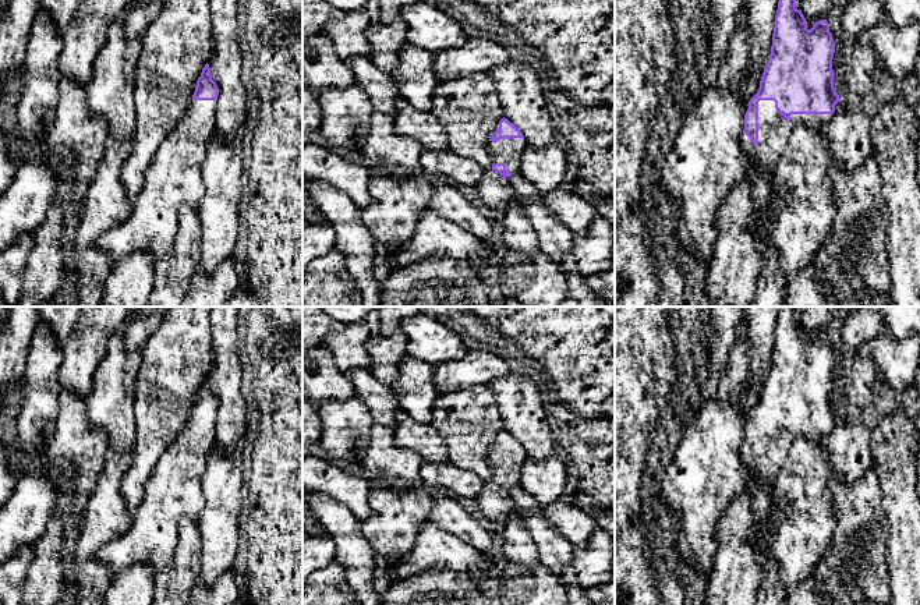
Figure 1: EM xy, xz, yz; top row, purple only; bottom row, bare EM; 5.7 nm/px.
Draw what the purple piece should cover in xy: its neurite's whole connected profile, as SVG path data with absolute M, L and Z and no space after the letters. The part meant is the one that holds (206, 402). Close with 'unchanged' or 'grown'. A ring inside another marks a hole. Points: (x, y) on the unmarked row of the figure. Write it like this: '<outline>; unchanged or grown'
M206 375L183 432L145 484L131 527L99 552L113 577L137 565L149 566L153 574L164 570L174 558L178 523L184 517L198 521L205 506L202 475L215 443L217 408Z; grown

